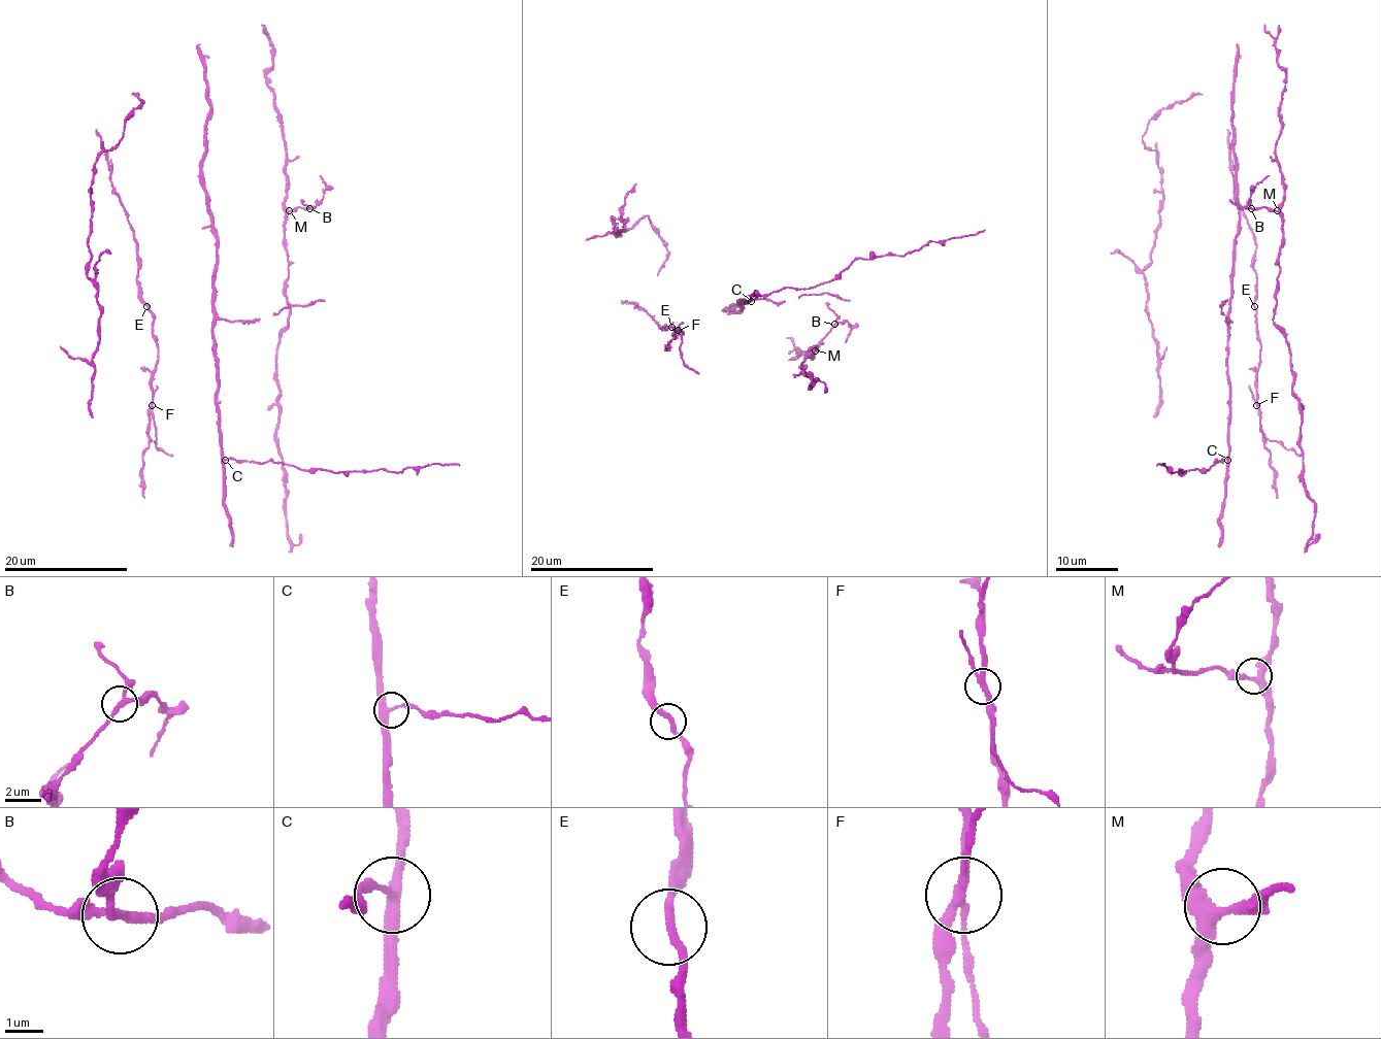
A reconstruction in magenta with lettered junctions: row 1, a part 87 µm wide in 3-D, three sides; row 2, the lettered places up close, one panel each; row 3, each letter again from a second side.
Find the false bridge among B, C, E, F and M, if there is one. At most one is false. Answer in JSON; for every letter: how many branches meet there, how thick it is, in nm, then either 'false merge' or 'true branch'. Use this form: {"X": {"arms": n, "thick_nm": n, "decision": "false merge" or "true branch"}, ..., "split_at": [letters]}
{"B": {"arms": 3, "thick_nm": 200, "decision": "true branch"}, "C": {"arms": 3, "thick_nm": 260, "decision": "true branch"}, "E": {"arms": 2, "thick_nm": 240, "decision": "true branch"}, "F": {"arms": 3, "thick_nm": 220, "decision": "false merge"}, "M": {"arms": 3, "thick_nm": 320, "decision": "true branch"}, "split_at": ["F"]}

